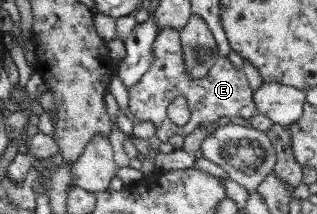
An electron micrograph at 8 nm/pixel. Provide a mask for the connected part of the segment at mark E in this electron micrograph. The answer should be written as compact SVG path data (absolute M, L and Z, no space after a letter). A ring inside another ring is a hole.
M165 28L160 31L154 46L155 63L139 81L128 87L128 116L133 123L150 123L155 128L155 137L161 143L169 143L173 135L187 136L199 127L209 131L222 122L247 122L257 114L255 100L248 79L243 71L237 71L228 57L220 57L211 66L206 76L193 78L185 68L181 28ZM179 97L184 97L193 111L191 123L175 127L167 119L167 108Z

